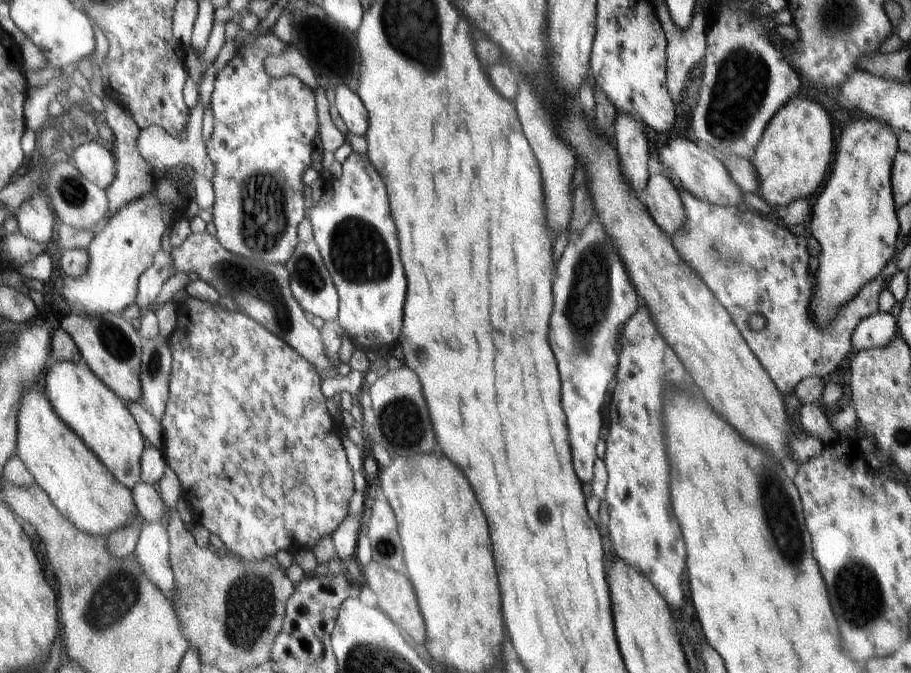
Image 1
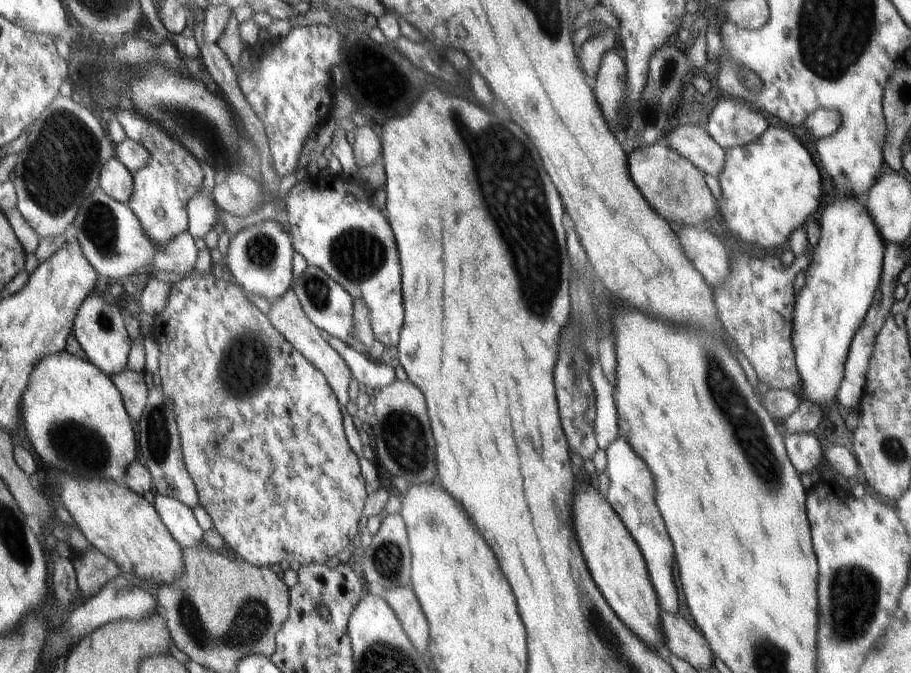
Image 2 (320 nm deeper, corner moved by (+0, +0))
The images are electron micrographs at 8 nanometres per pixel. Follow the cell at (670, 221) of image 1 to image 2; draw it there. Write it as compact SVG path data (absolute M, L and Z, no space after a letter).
M680 226L675 232L682 251L712 288L722 284L730 274L728 252L708 227Z

